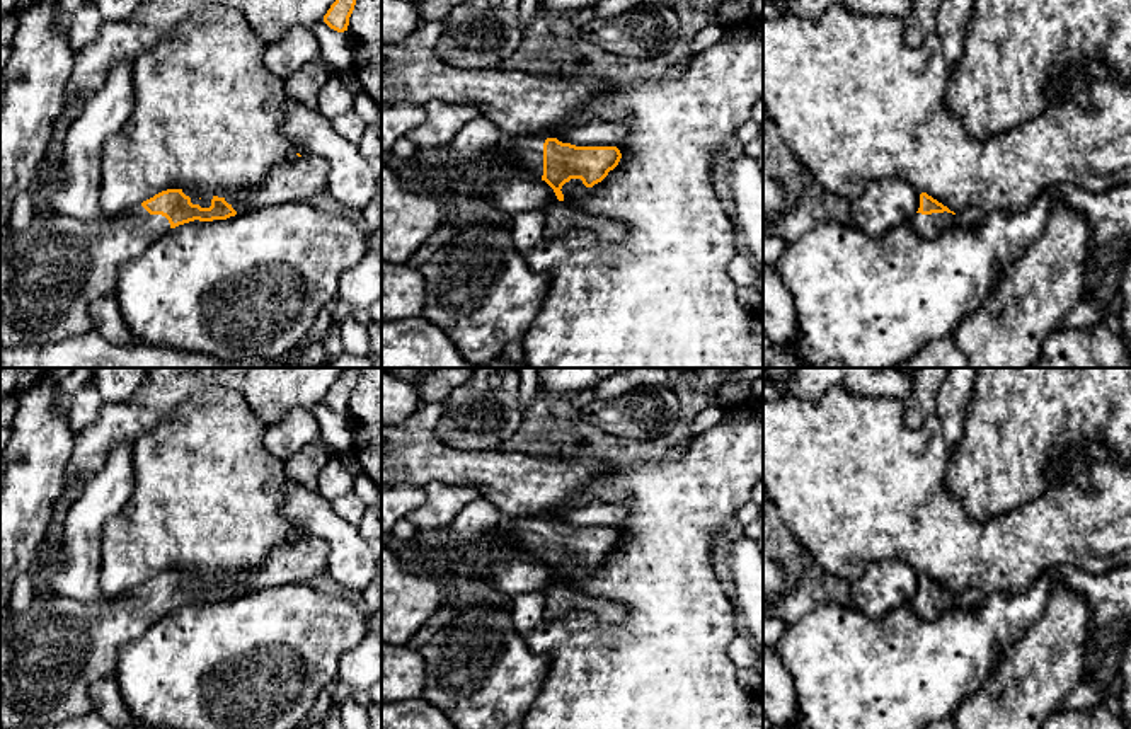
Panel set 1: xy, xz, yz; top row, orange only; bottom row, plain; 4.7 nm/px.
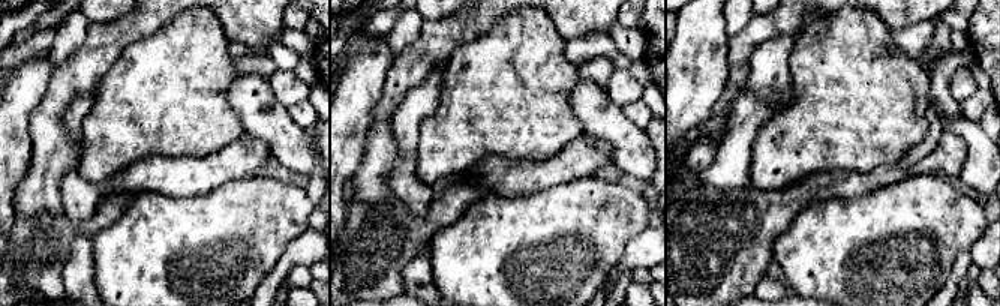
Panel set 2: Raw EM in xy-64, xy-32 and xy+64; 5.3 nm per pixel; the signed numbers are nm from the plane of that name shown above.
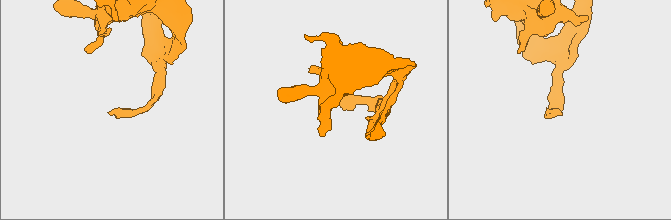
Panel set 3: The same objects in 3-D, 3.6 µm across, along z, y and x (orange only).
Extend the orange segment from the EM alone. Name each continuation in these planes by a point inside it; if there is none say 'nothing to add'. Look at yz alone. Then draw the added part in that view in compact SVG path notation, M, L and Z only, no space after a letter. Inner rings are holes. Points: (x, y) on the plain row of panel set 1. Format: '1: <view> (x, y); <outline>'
1: yz (925, 607); M947 593L932 596L915 594L910 606L921 620L933 620L942 611L956 606L956 596Z

